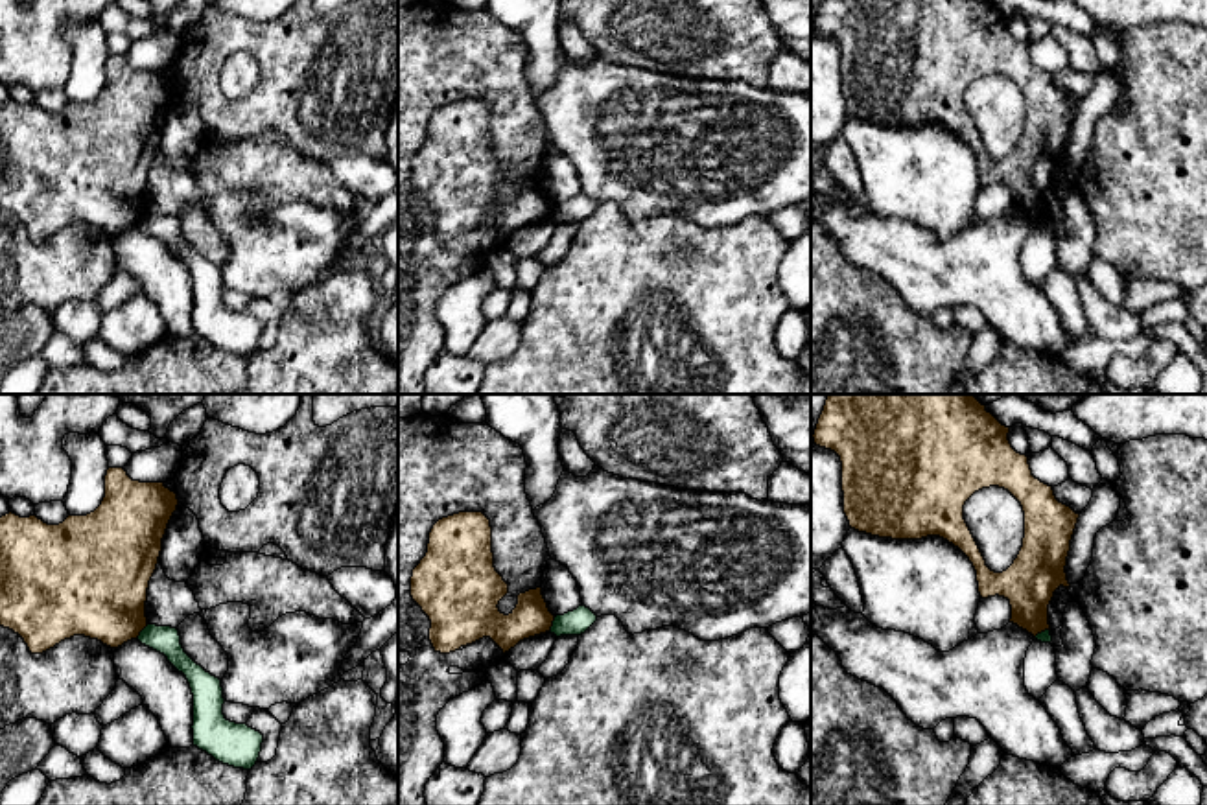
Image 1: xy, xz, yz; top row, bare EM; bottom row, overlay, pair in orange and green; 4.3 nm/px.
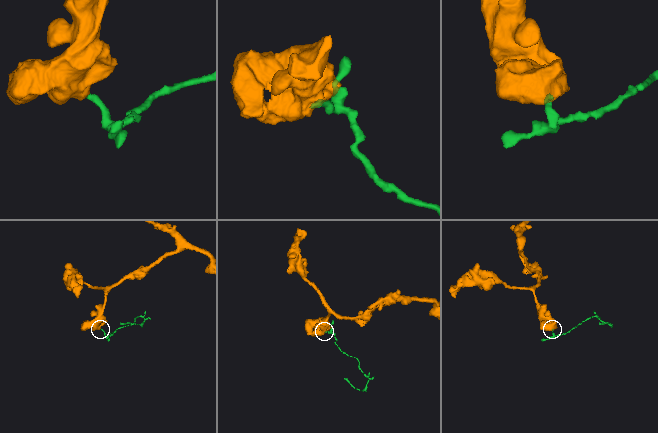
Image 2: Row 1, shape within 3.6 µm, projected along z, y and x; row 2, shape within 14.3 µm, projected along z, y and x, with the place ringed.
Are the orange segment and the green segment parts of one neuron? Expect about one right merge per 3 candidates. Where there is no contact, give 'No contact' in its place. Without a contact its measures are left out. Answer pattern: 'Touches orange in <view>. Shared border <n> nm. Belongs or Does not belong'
Touches orange in xz. Shared border 70 nm. Does not belong

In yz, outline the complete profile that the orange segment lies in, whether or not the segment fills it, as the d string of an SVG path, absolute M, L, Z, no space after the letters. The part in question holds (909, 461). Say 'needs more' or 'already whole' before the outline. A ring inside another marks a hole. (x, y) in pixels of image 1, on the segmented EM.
already whole | M827 394L813 438L840 457L844 514L851 529L892 540L947 540L973 564L980 597L1008 599L1010 623L1036 637L1050 630L1054 591L1071 586L1065 566L1080 514L1032 475L1028 457L1012 448L1008 433L1010 427L973 394ZM990 486L1008 490L1025 512L1023 547L1002 573L986 566L964 519L966 501Z

